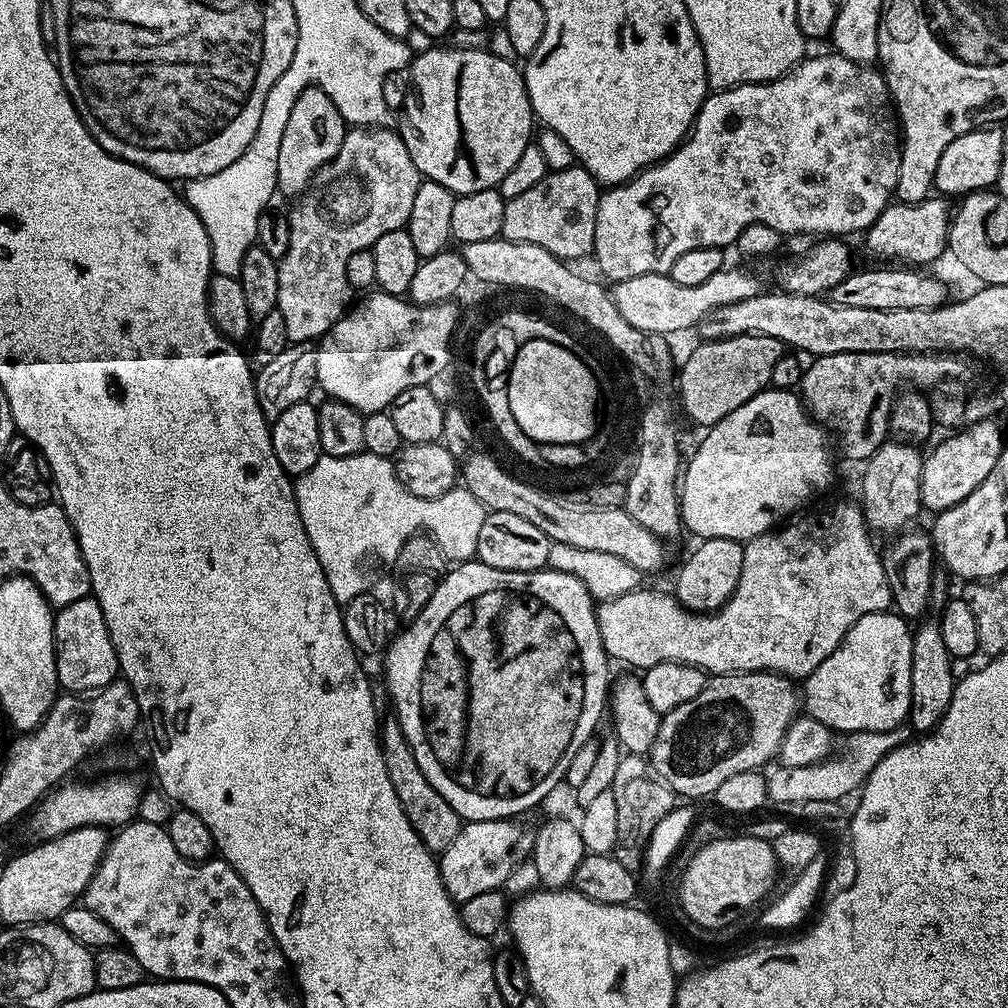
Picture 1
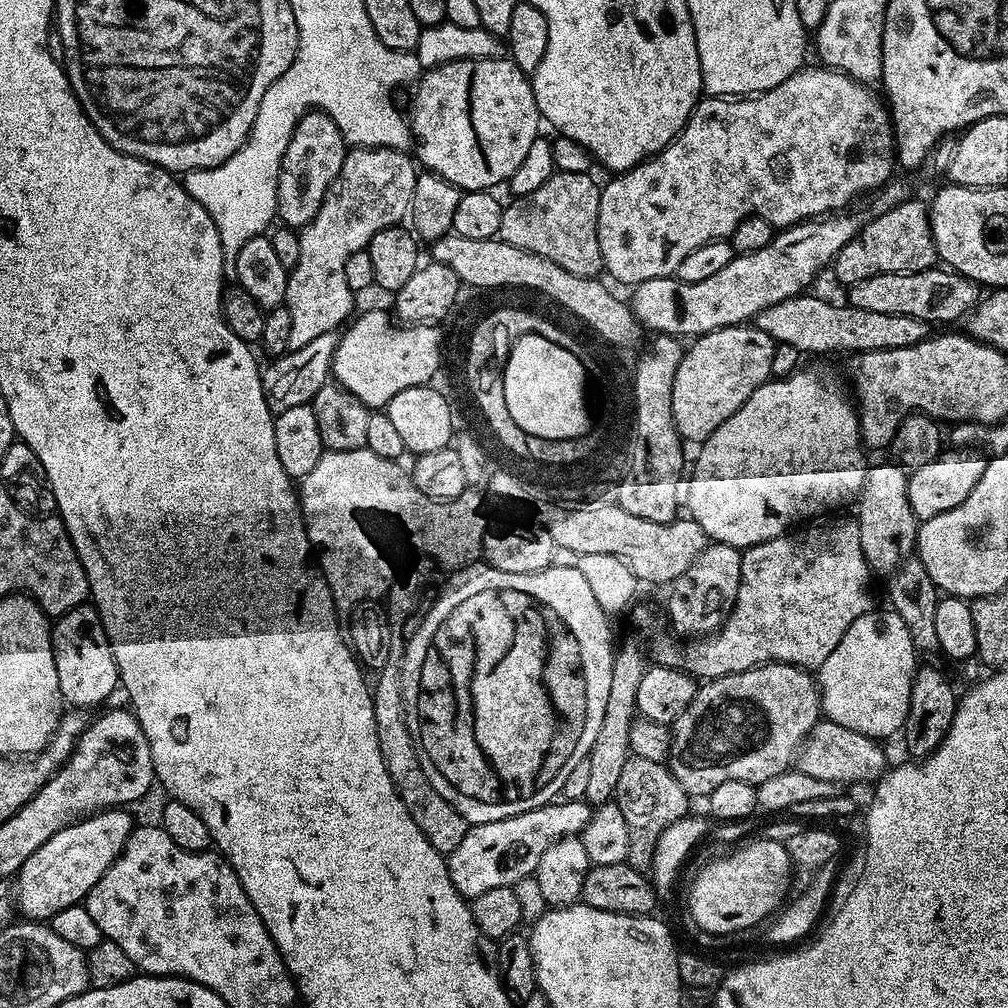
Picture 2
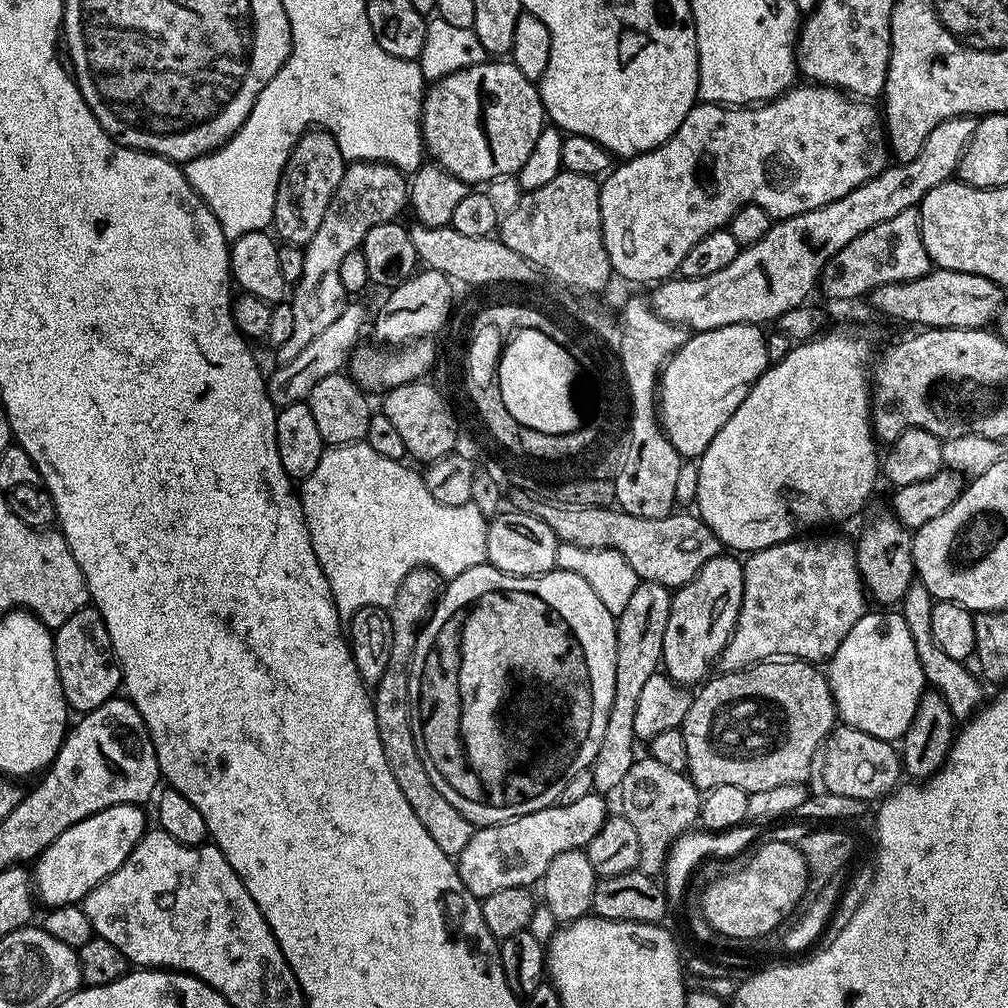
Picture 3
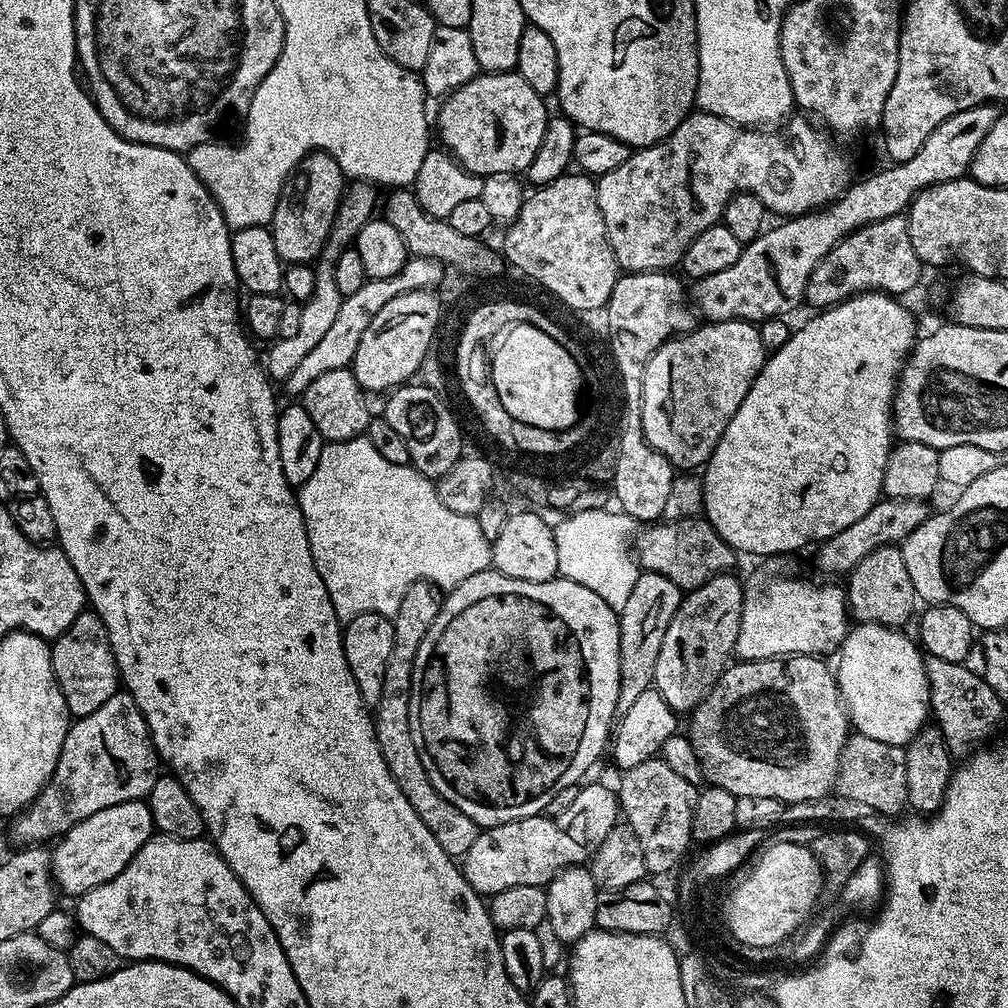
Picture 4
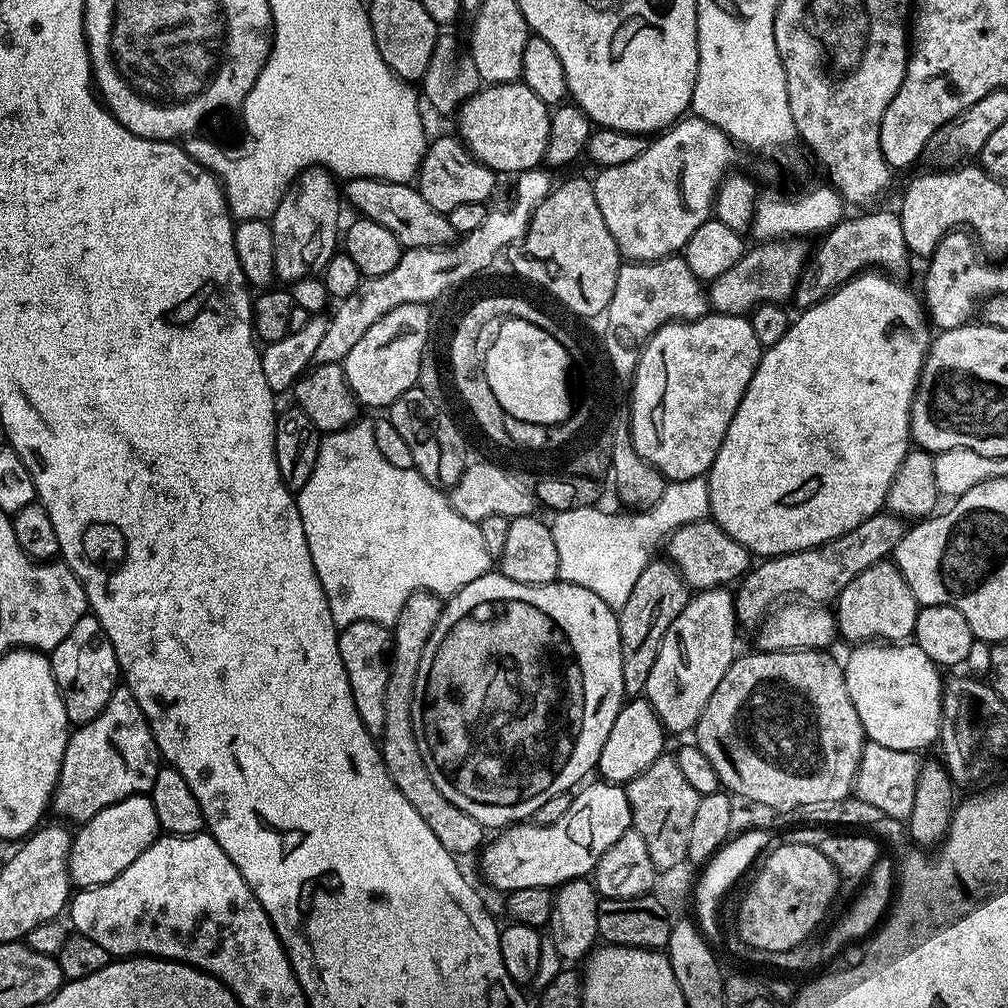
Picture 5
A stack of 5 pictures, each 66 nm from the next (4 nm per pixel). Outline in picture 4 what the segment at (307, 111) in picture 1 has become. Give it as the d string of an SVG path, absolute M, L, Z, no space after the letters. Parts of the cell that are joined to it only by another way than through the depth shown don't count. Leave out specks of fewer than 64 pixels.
M312 152L298 162L280 191L270 225L274 246L285 265L312 264L315 256L319 257L323 253L345 187L344 172L330 153Z

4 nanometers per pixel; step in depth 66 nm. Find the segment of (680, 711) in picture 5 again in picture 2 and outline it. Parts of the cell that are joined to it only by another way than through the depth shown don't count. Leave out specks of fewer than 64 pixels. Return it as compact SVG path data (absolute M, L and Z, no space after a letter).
M708 543L702 554L690 562L686 574L673 580L670 585L672 593L668 596L668 618L673 630L683 638L699 638L722 627L738 598L741 578L741 549L729 544Z

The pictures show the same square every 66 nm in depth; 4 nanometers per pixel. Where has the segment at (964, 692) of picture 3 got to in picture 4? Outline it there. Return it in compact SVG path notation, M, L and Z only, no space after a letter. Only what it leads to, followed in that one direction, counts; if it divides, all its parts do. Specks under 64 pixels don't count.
M931 654L924 656L924 669L930 690L930 712L934 722L939 725L950 754L954 758L967 758L977 751L996 731L1004 720L1005 701L990 690L979 671L971 672L967 663L946 662L934 658Z

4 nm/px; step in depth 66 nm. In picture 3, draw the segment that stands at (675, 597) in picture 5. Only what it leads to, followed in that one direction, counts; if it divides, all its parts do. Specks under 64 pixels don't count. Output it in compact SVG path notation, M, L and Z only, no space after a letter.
M641 581L630 594L626 609L617 617L614 666L614 699L610 704L606 728L603 730L602 742L598 754L590 769L592 787L599 795L609 795L617 791L630 766L636 759L633 734L635 707L639 695L648 678L659 671L663 659L666 622L669 621L669 608L672 605L671 591L660 583Z

